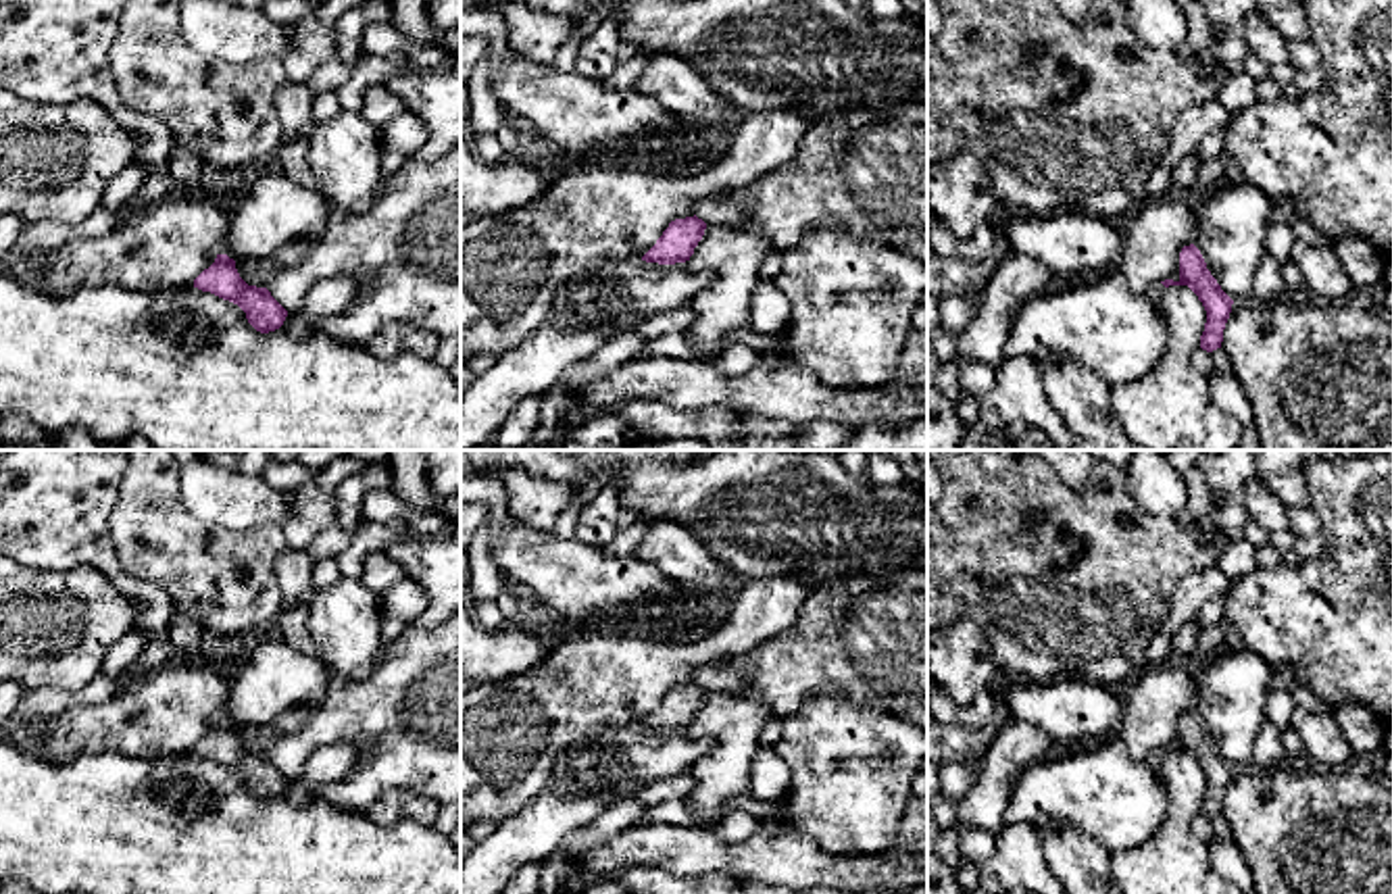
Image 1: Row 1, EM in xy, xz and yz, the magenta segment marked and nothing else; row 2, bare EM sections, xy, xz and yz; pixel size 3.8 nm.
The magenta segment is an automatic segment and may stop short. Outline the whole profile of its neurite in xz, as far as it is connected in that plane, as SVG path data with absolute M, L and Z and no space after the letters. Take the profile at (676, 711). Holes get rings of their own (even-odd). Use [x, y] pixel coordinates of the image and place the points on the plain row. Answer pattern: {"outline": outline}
{"outline": "M675 686L656 706L656 711L642 723L646 729L675 731L686 729L702 706L706 690L702 686Z"}

